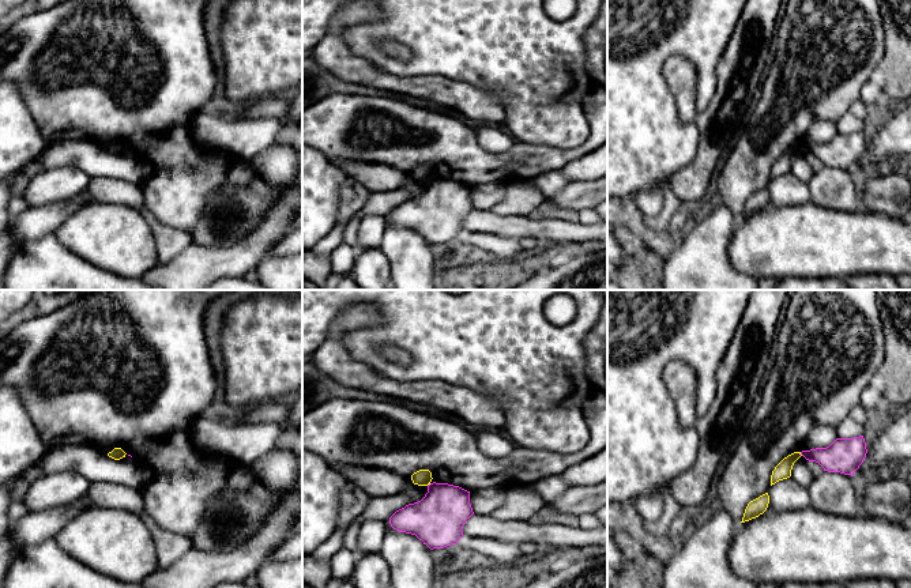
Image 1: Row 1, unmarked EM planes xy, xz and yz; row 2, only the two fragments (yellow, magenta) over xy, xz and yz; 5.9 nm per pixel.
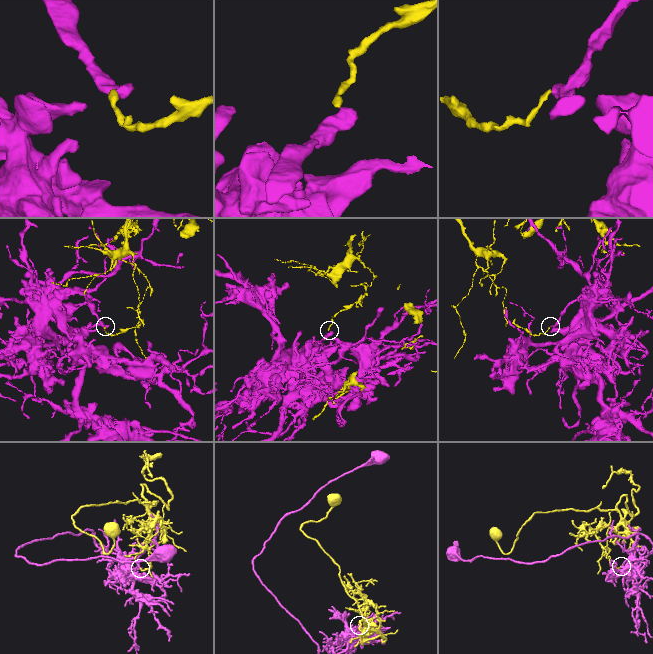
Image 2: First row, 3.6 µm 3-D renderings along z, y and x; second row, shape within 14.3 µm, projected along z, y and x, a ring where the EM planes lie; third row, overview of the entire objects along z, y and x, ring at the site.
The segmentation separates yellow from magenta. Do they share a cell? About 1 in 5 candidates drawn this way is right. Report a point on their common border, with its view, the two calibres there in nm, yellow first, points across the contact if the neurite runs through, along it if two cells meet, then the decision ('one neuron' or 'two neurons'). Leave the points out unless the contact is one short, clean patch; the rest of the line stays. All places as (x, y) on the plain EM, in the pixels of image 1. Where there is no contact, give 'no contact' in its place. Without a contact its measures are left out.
xz (428, 178) | 100/300 nm | along xz (430, 178), (426, 180) | two neurons

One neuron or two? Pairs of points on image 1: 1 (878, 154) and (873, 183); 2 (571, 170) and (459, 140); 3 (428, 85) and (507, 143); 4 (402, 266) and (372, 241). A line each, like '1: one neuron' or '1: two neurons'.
1: two neurons
2: two neurons
3: two neurons
4: two neurons

